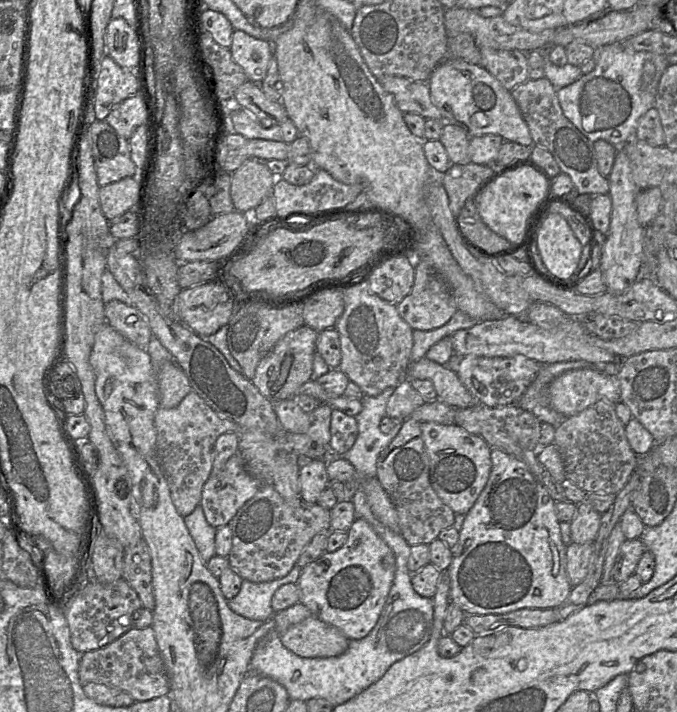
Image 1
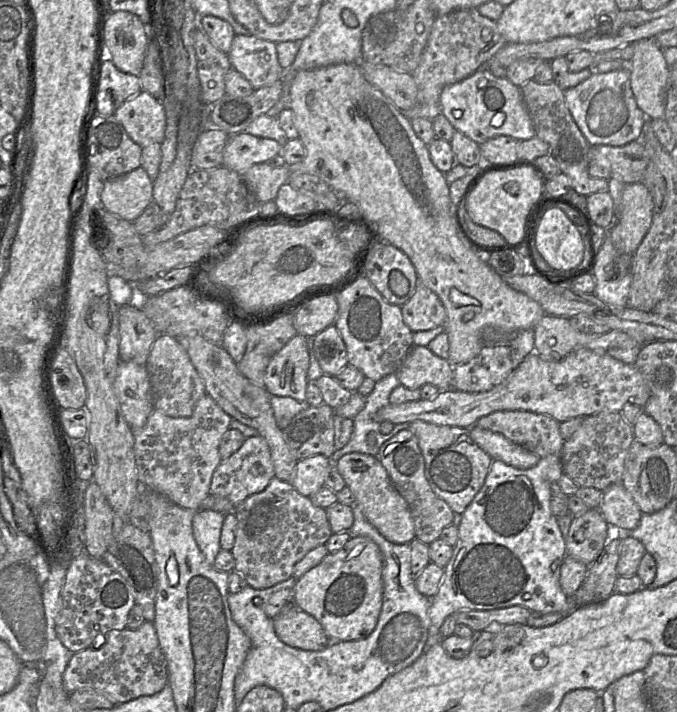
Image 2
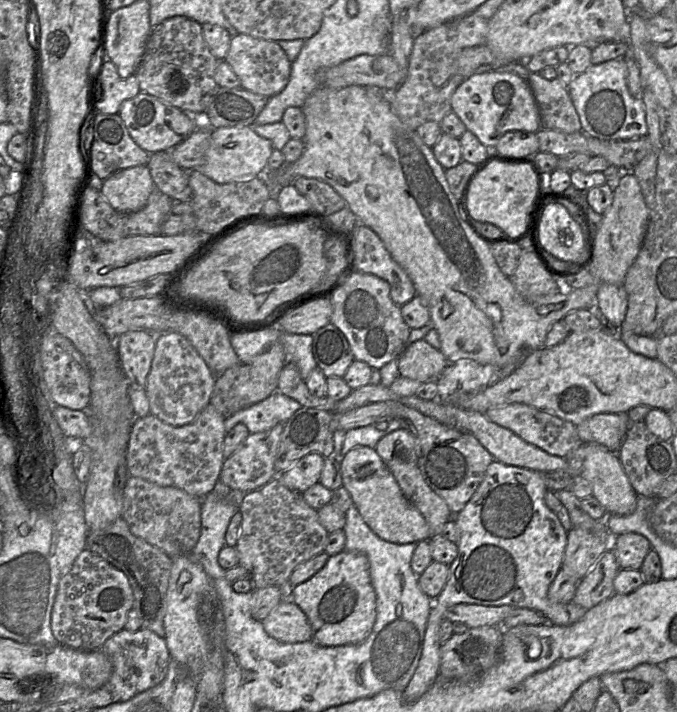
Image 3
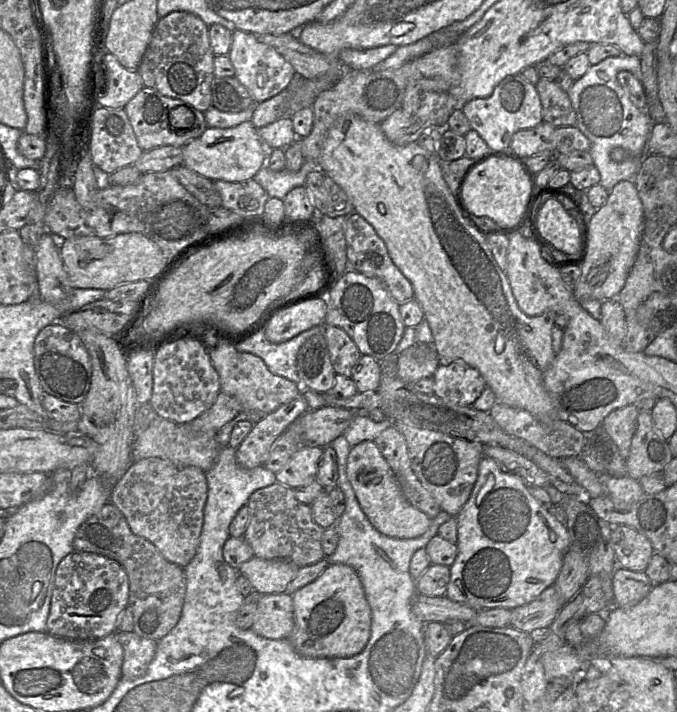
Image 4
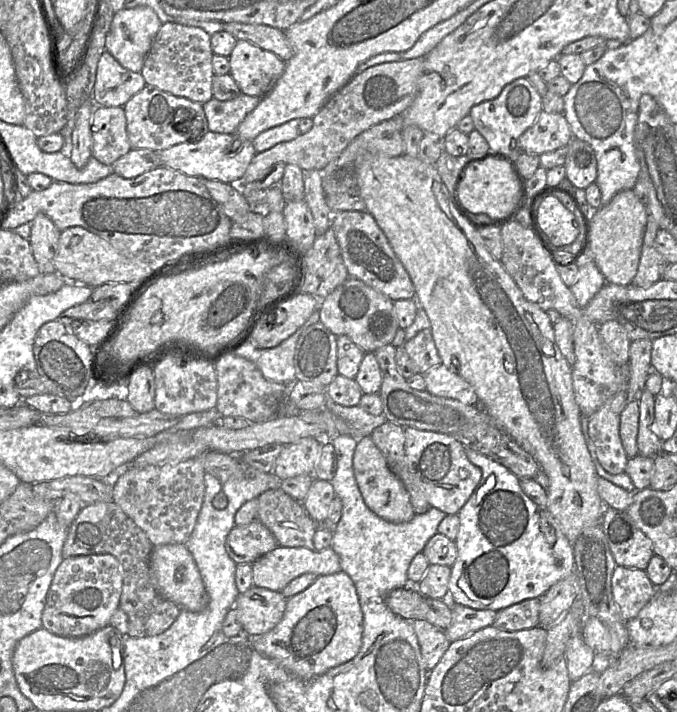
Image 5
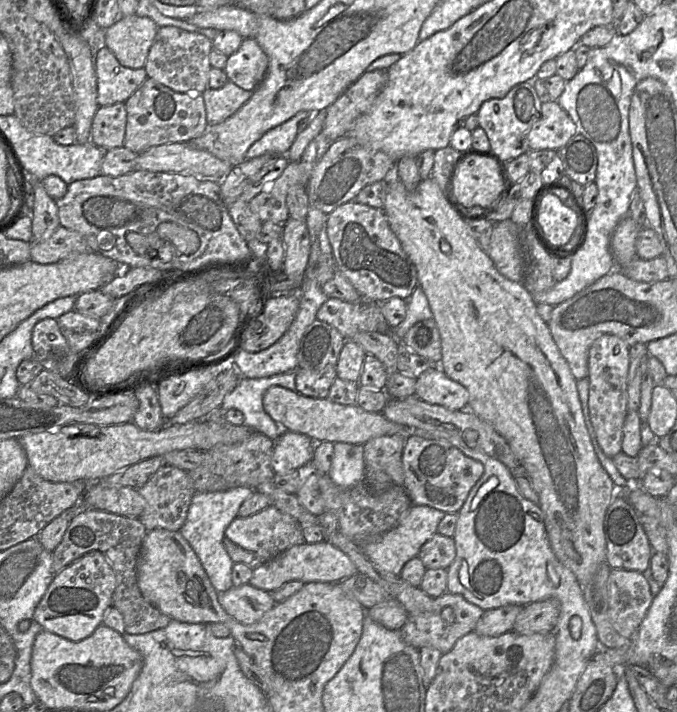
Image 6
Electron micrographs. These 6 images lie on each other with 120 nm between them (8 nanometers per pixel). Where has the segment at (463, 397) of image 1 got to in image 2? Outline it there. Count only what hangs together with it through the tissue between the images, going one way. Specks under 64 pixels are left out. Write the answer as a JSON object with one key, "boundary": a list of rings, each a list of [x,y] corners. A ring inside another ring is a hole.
{"boundary":[[[413,346],[401,366],[397,370],[399,383],[409,389],[420,389],[425,384],[431,384],[440,390],[453,389],[453,365],[447,360],[438,357],[427,346]]]}

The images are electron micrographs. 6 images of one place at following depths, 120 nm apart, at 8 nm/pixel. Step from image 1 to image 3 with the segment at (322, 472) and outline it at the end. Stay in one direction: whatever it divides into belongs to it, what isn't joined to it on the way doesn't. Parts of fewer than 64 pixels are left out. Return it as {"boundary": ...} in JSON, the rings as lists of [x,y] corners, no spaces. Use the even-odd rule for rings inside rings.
{"boundary":[[[309,453],[290,468],[278,474],[279,480],[290,490],[303,493],[320,482],[325,458],[318,453]]]}

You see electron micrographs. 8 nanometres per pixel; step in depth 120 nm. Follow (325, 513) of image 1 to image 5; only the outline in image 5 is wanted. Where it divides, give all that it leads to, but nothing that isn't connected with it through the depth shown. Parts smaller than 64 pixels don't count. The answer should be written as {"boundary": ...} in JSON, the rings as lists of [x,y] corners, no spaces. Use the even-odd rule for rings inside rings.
{"boundary":[[[279,486],[263,492],[257,500],[257,520],[271,531],[278,546],[314,549],[313,537],[320,526],[308,515],[301,502],[289,496]]]}

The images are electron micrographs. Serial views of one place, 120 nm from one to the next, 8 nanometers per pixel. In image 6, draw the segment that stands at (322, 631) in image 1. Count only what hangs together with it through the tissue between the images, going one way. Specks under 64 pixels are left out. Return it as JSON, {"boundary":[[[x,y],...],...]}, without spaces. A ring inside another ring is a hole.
{"boundary":[[[249,583],[218,593],[218,602],[230,616],[243,624],[257,622],[276,604],[271,593]]]}

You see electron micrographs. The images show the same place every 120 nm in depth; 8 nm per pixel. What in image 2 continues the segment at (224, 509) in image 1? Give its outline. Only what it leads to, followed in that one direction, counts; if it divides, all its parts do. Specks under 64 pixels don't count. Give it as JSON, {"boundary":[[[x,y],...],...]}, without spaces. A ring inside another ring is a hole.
{"boundary":[[[260,435],[249,437],[234,454],[220,462],[212,476],[210,495],[225,497],[236,507],[249,496],[262,492],[274,477],[274,466],[266,440]]]}

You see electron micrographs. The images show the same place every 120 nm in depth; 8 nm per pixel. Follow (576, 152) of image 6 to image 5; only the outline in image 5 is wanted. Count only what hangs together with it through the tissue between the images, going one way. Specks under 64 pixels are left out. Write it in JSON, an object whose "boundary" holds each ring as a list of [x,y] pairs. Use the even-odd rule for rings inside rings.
{"boundary":[[[573,138],[567,147],[568,153],[564,164],[566,178],[575,188],[586,189],[596,181],[595,153],[588,143],[576,138]]]}

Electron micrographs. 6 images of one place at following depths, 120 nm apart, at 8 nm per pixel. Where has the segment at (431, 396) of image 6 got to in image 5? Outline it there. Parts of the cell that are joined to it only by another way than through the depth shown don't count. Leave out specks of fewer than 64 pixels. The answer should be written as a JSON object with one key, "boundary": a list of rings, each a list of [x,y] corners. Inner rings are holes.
{"boundary":[[[438,365],[423,374],[426,390],[439,397],[455,399],[465,405],[477,405],[478,397],[473,387],[444,365]]]}

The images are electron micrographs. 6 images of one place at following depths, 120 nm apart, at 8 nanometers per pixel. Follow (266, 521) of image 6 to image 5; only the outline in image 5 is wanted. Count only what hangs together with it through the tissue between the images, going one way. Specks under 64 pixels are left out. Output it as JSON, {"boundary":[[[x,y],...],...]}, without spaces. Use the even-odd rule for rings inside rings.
{"boundary":[[[259,520],[246,526],[234,526],[225,542],[229,557],[237,564],[253,564],[278,547],[271,531]]]}

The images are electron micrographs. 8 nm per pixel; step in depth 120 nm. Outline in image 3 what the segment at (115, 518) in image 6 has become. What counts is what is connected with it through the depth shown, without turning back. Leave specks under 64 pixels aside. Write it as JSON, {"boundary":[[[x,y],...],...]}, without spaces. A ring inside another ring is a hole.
{"boundary":[[[122,517],[103,529],[89,532],[86,537],[86,549],[107,560],[127,576],[134,596],[133,608],[142,619],[142,628],[151,630],[164,638],[163,621],[172,558],[158,547],[135,536]]]}

